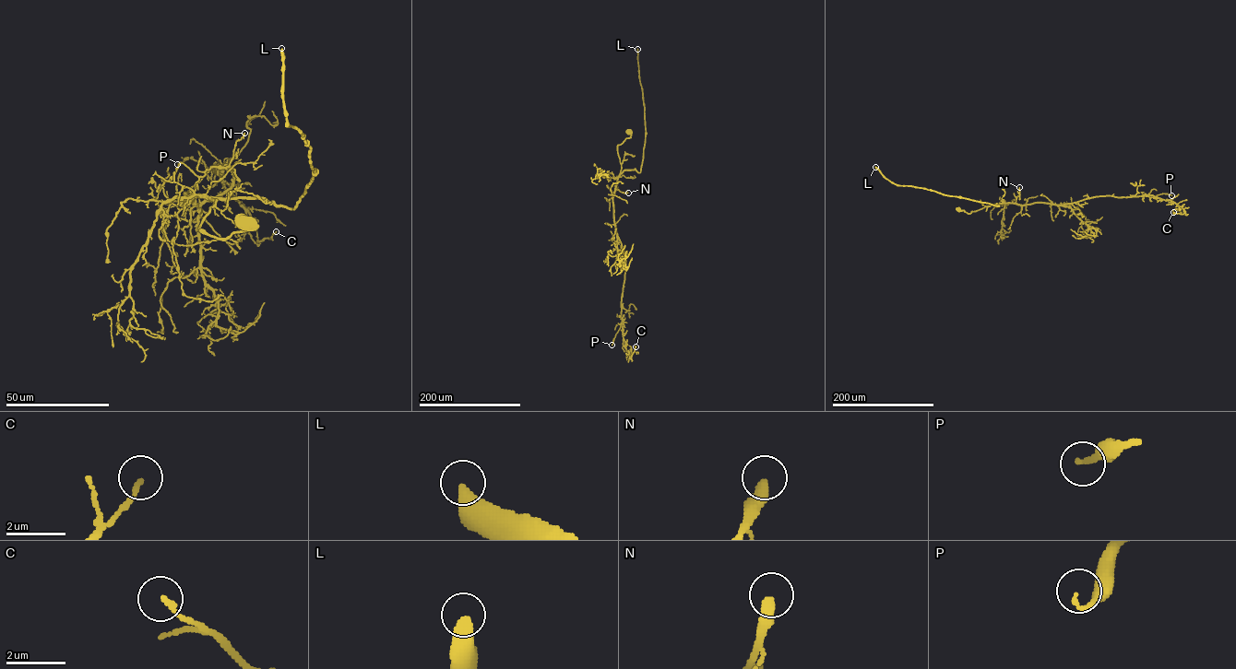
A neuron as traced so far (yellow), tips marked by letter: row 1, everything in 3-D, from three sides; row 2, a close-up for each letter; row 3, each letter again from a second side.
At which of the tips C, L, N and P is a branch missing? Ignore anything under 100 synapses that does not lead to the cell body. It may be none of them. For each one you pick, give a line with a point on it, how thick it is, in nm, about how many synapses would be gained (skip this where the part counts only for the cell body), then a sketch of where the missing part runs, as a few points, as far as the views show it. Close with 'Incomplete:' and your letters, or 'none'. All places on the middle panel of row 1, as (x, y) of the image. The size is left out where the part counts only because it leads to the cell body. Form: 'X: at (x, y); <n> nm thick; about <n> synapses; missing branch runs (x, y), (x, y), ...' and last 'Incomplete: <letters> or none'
L: at (637, 49); 460 nm thick; about 2000 synapses
Incomplete: L

